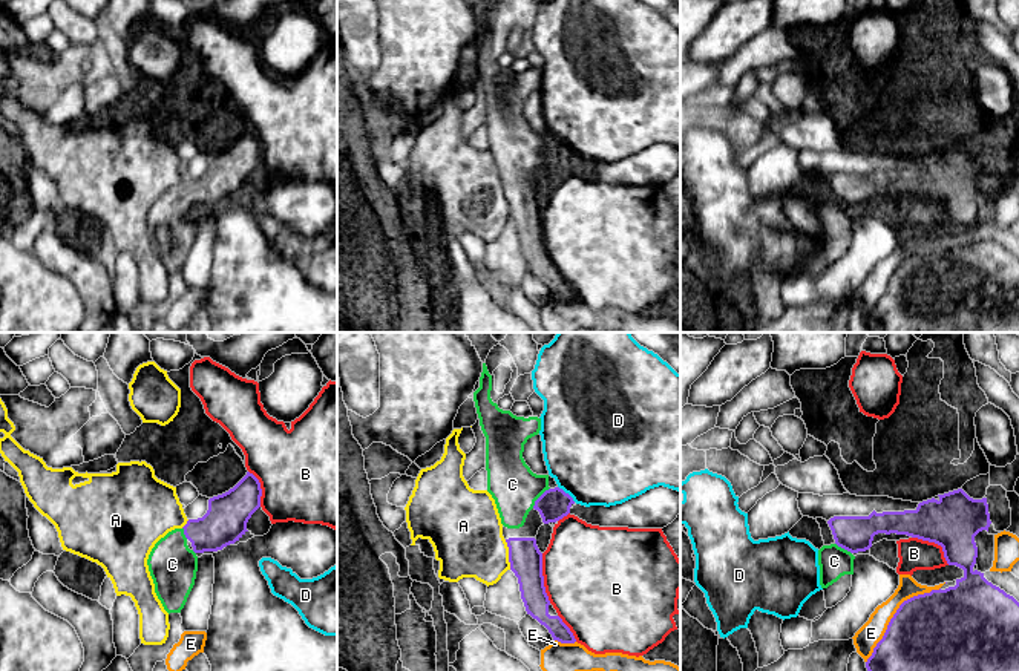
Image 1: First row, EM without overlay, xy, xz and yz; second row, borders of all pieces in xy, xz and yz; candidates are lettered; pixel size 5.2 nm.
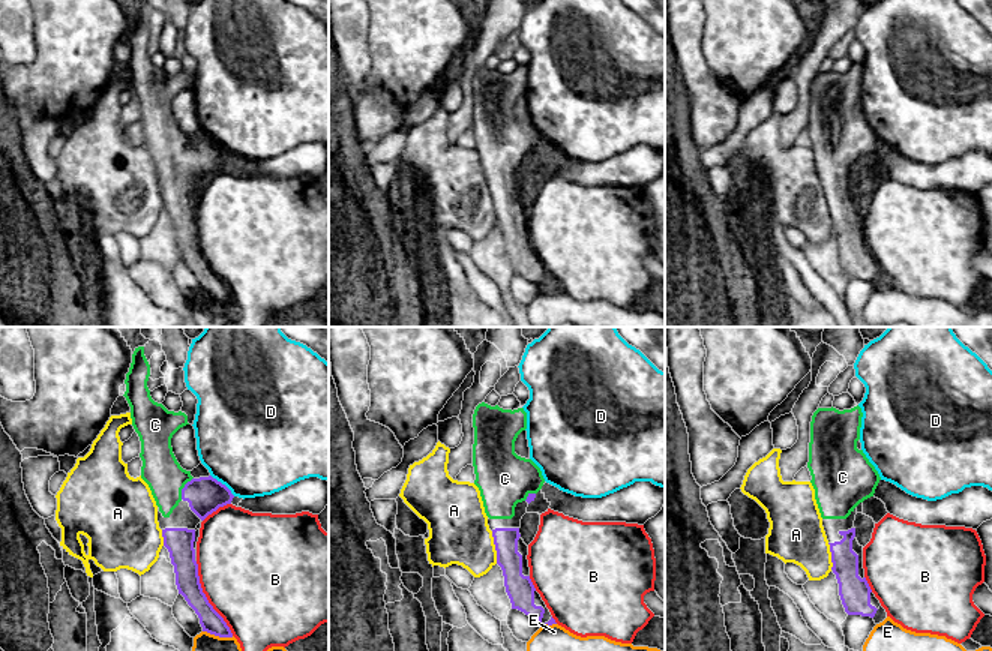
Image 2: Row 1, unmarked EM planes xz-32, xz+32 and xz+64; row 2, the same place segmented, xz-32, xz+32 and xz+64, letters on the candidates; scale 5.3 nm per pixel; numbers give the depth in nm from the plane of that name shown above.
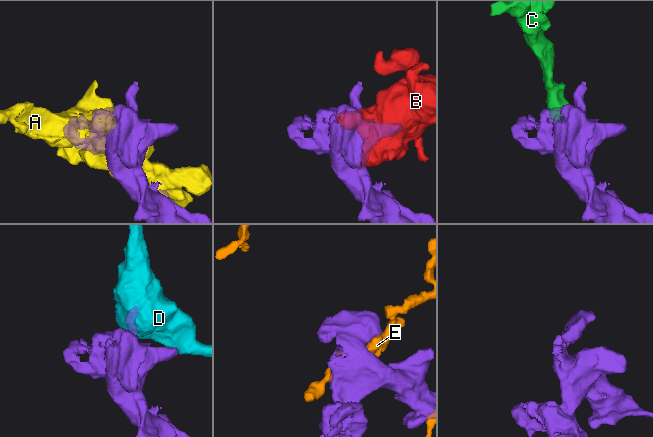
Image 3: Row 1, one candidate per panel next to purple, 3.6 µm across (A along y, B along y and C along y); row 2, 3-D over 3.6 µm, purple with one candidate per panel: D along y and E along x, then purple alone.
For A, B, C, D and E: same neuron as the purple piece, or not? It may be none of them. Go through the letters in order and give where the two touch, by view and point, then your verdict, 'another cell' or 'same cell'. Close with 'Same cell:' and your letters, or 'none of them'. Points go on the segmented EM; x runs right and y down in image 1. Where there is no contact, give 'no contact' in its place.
A: xz (509, 555) | another cell
B: xz (543, 578) | another cell
C: xz (538, 498) | same cell
D: xz (567, 494) | another cell
E: yz (894, 615) | another cell
Same cell: C

